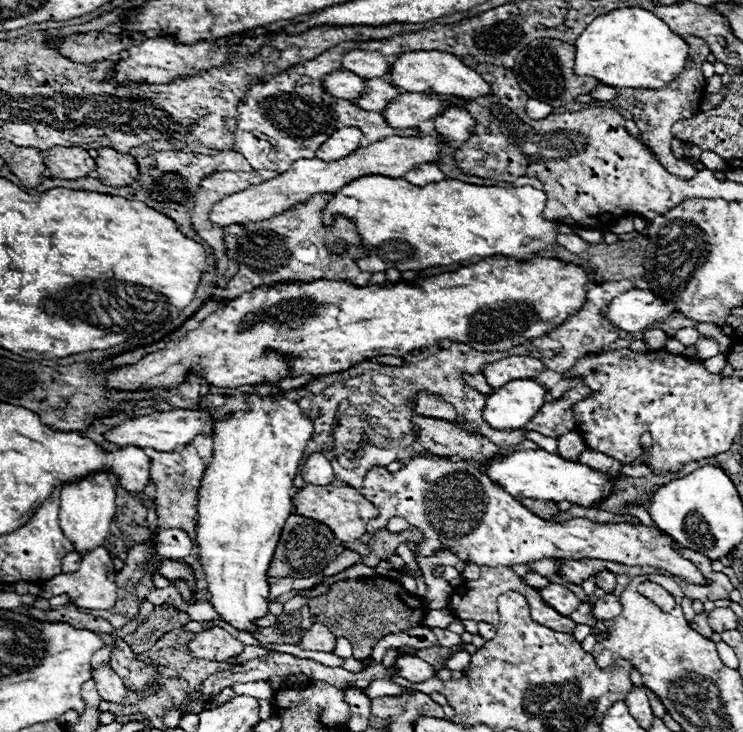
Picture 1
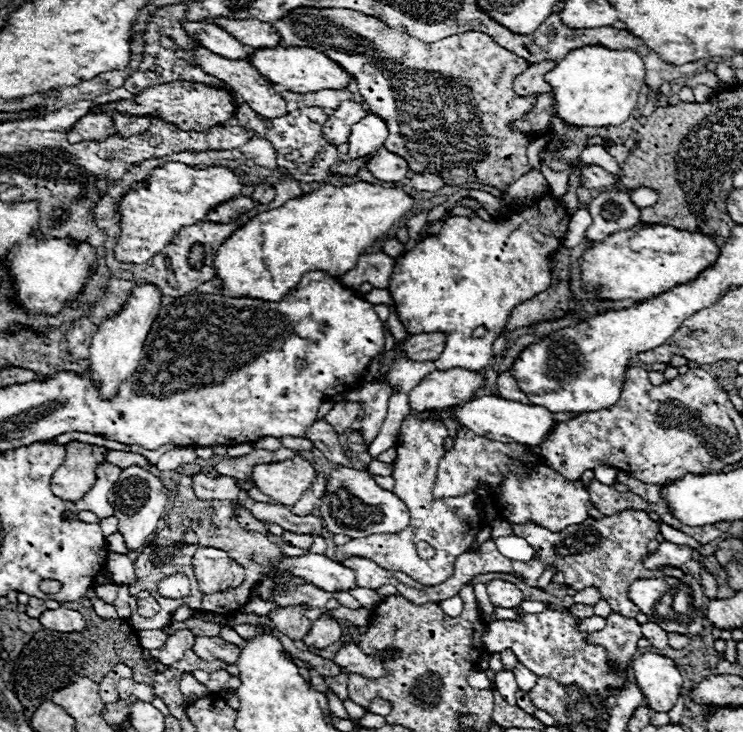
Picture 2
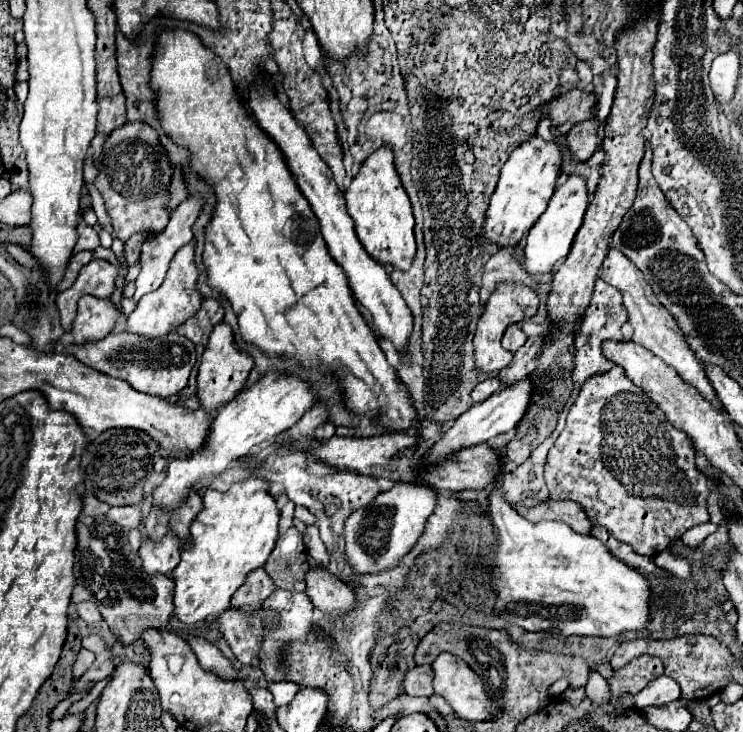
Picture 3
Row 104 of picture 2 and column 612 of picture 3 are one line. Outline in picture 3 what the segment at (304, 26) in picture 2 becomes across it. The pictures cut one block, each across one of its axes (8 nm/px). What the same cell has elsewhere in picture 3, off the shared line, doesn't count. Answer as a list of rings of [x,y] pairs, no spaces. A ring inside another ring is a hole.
[[[614,366],[604,376],[590,378],[580,388],[568,412],[566,428],[548,454],[544,476],[552,500],[578,502],[592,524],[604,526],[614,538],[630,544],[634,552],[662,552],[668,542],[678,538],[678,532],[708,522],[706,498],[710,486],[696,468],[690,438],[668,422],[666,414],[626,378],[620,366]]]

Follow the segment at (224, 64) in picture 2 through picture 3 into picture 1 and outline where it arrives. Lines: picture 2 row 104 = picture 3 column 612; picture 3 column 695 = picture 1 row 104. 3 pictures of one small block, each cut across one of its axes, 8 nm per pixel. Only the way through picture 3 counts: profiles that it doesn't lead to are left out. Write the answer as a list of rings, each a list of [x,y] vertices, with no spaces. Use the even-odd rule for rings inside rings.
[[[372,78],[372,80],[366,80],[366,90],[360,98],[352,100],[358,108],[362,110],[372,110],[372,112],[382,112],[390,98],[398,96],[400,90],[396,86],[392,86],[388,80],[382,80],[382,78]]]

